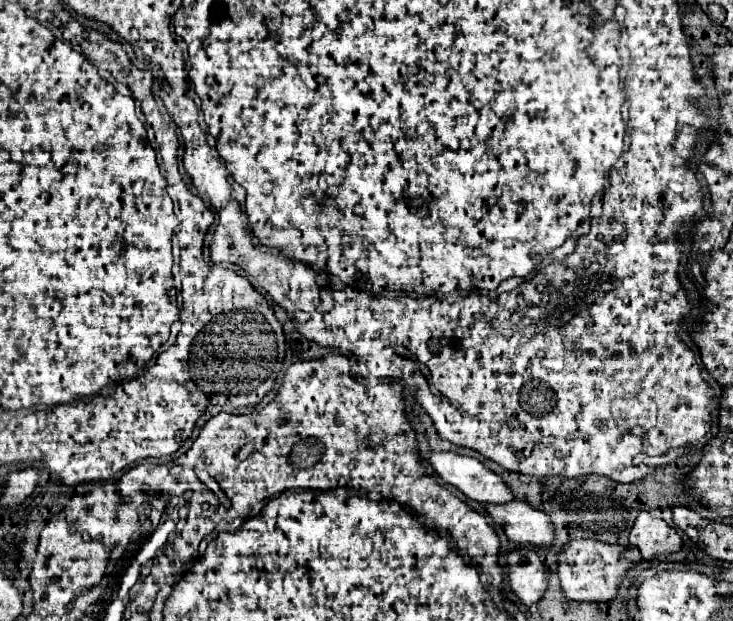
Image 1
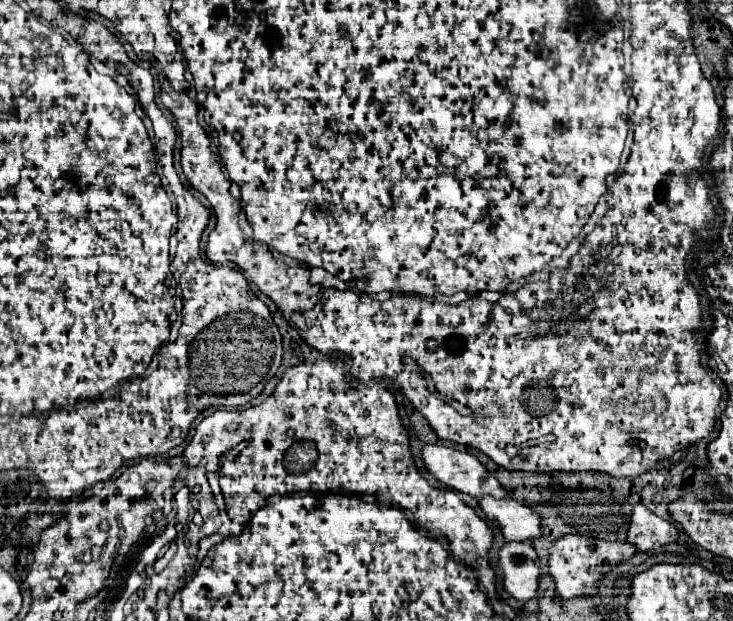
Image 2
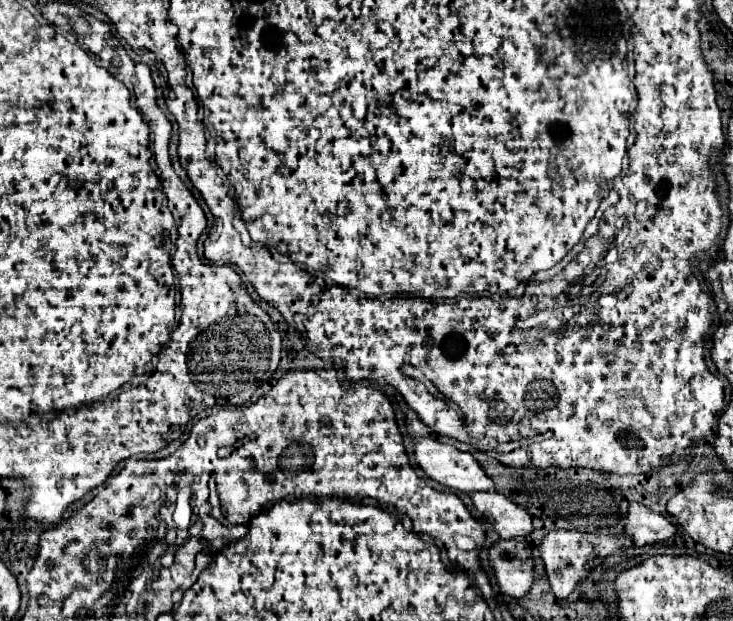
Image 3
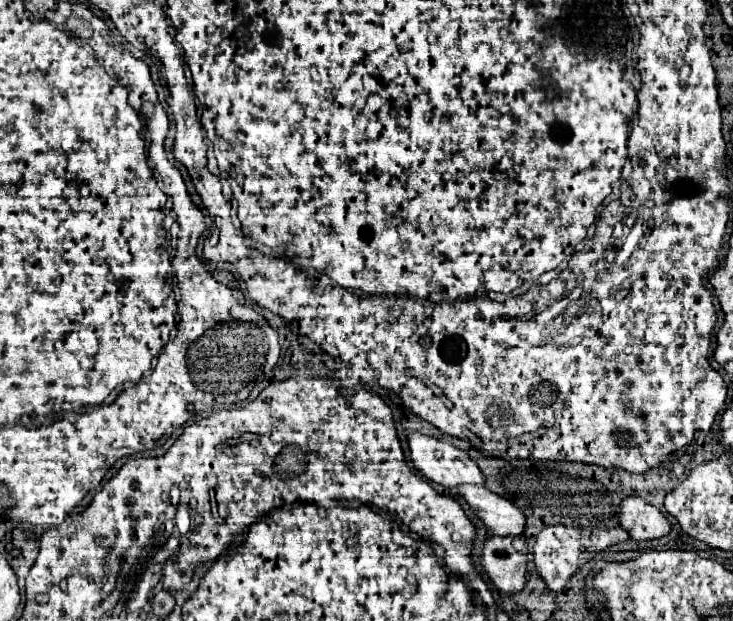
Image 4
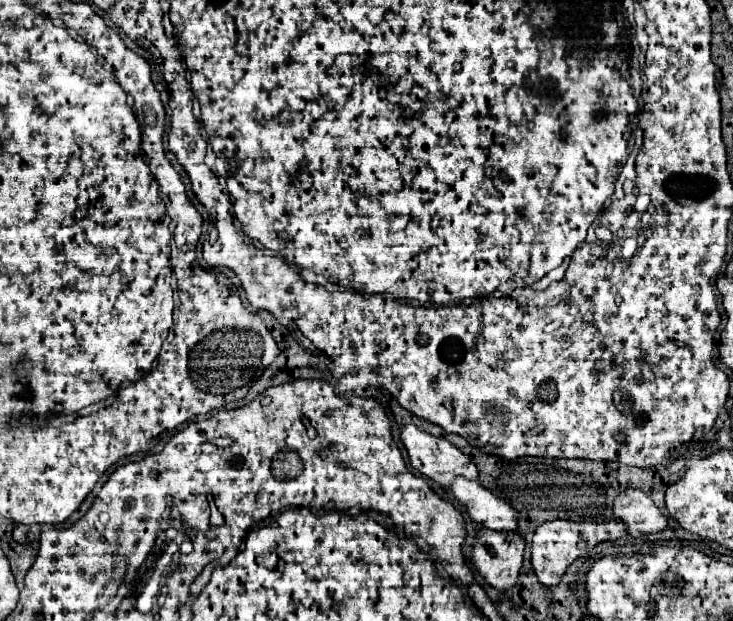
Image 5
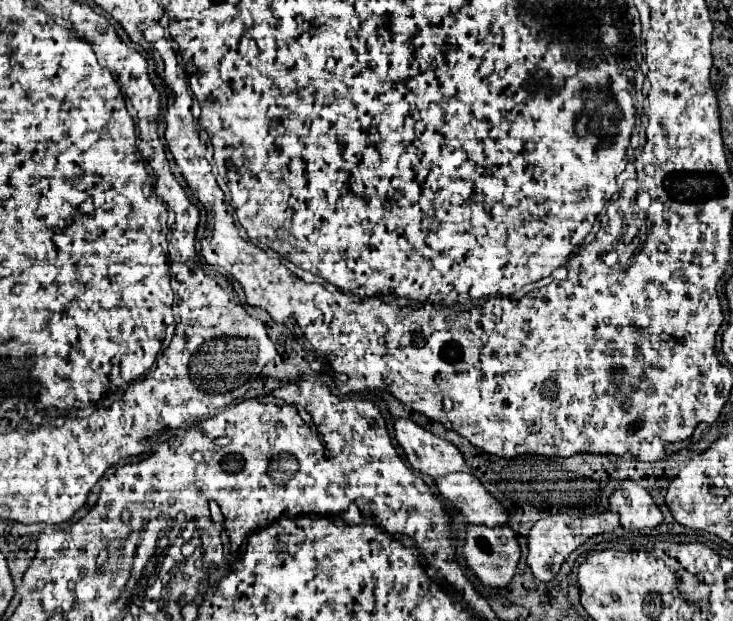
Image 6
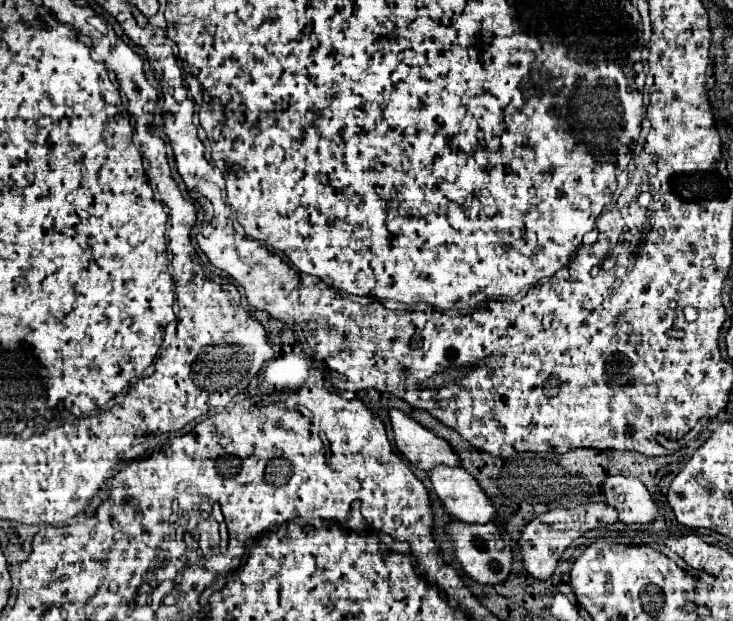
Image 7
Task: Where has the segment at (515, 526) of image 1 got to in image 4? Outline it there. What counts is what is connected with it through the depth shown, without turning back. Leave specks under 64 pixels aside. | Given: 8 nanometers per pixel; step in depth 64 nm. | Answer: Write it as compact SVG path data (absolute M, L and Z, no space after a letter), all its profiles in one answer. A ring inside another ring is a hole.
M460 484L456 490L468 502L474 516L478 516L492 534L498 536L522 534L524 514L512 502L476 484Z

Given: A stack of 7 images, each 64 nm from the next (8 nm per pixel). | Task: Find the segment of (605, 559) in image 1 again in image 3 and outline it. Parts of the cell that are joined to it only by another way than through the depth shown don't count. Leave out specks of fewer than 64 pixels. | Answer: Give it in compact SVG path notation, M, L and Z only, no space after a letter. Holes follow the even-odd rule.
M552 530L544 536L538 546L540 558L546 568L546 576L550 586L558 598L566 598L578 580L588 576L588 562L590 558L604 558L614 554L618 548L632 546L632 538L626 534L592 534L592 532L578 532L578 530Z

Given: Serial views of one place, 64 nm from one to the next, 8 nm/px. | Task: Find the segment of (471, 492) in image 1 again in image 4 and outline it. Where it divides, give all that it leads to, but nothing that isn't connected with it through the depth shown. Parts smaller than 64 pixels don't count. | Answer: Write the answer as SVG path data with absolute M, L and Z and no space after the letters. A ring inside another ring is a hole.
M410 432L408 446L410 446L410 458L412 458L416 470L420 470L432 482L436 482L444 488L454 488L458 484L484 484L484 476L482 476L480 468L476 466L476 462L464 450L452 446L450 442L444 442L444 440L432 438L432 436L424 436L420 432Z

